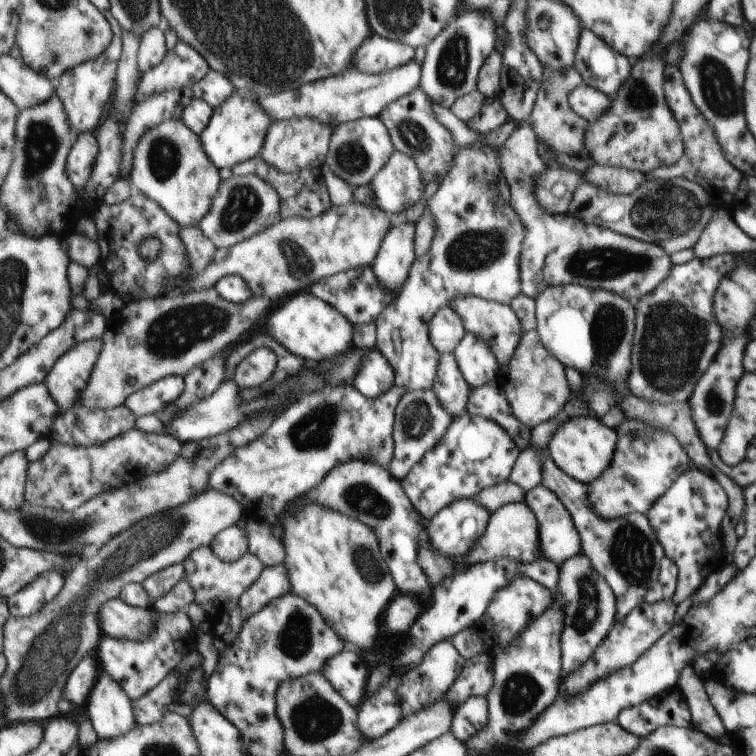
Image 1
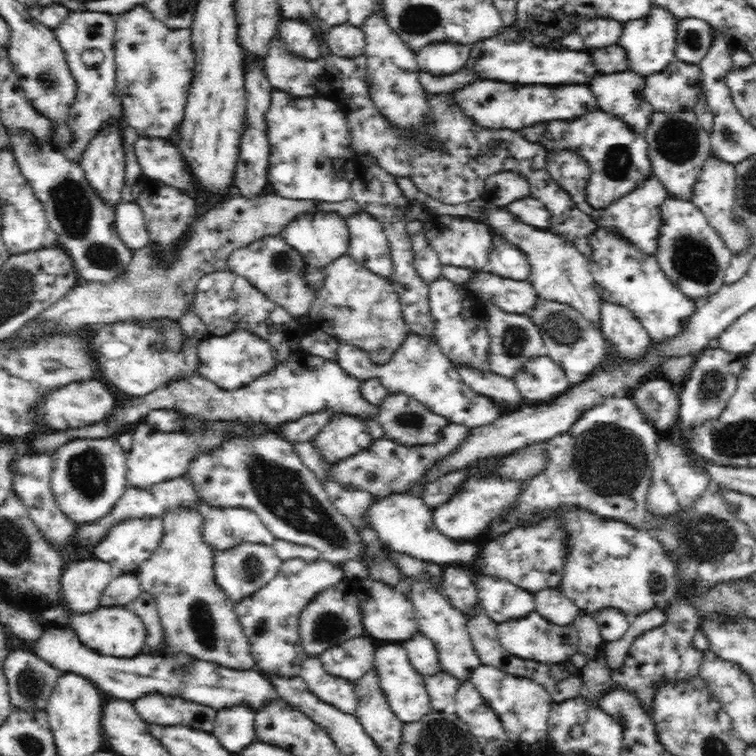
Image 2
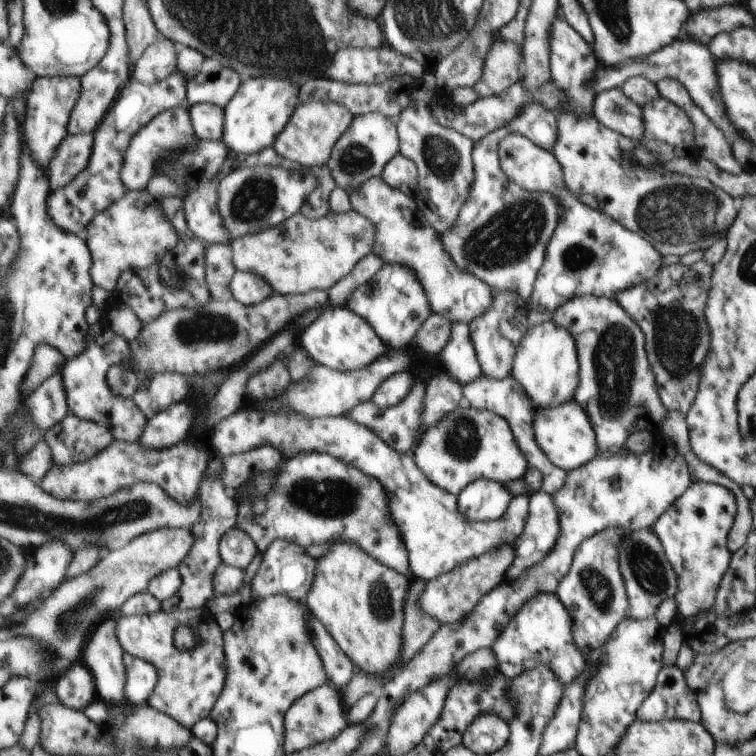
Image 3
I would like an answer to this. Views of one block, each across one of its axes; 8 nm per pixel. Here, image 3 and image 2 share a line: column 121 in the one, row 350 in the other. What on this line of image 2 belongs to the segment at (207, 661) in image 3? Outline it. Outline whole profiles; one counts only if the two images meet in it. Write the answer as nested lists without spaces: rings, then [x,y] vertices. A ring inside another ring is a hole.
[[[602,301],[598,314],[599,326],[612,343],[616,355],[638,359],[645,354],[651,339],[629,308]]]

